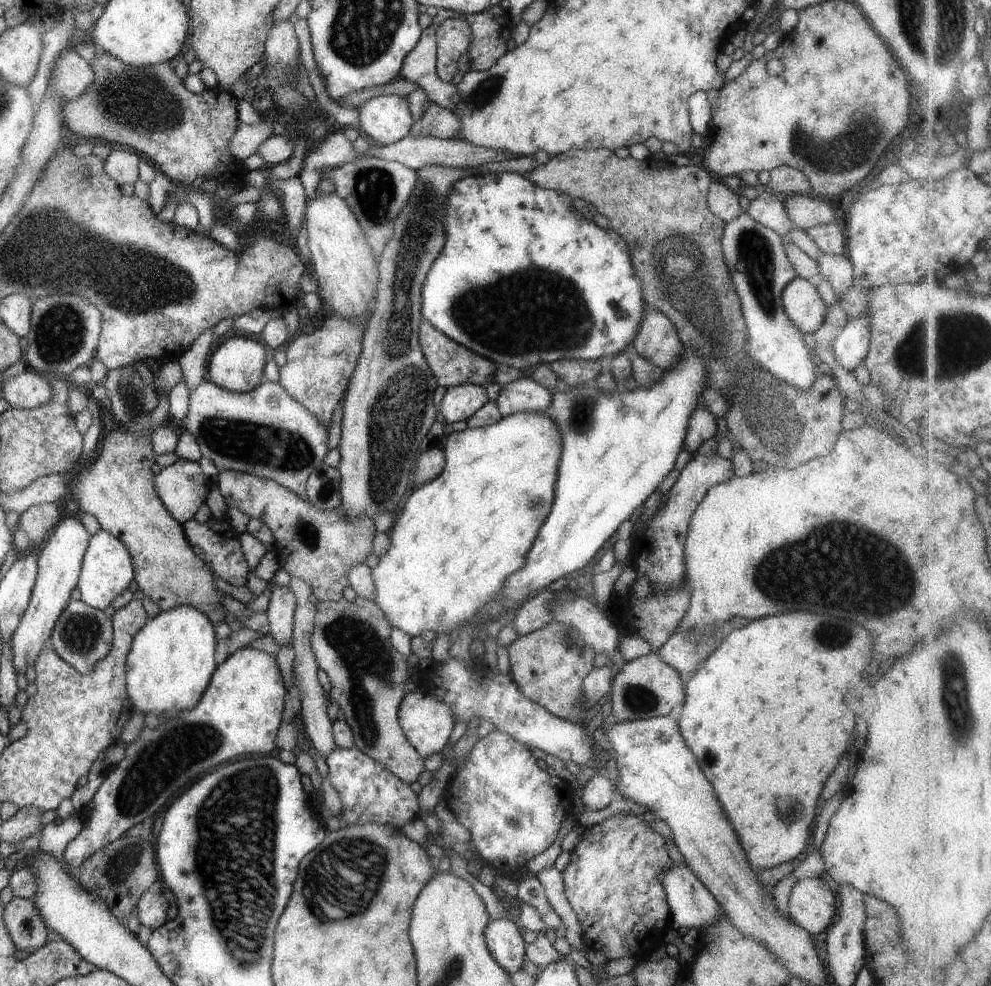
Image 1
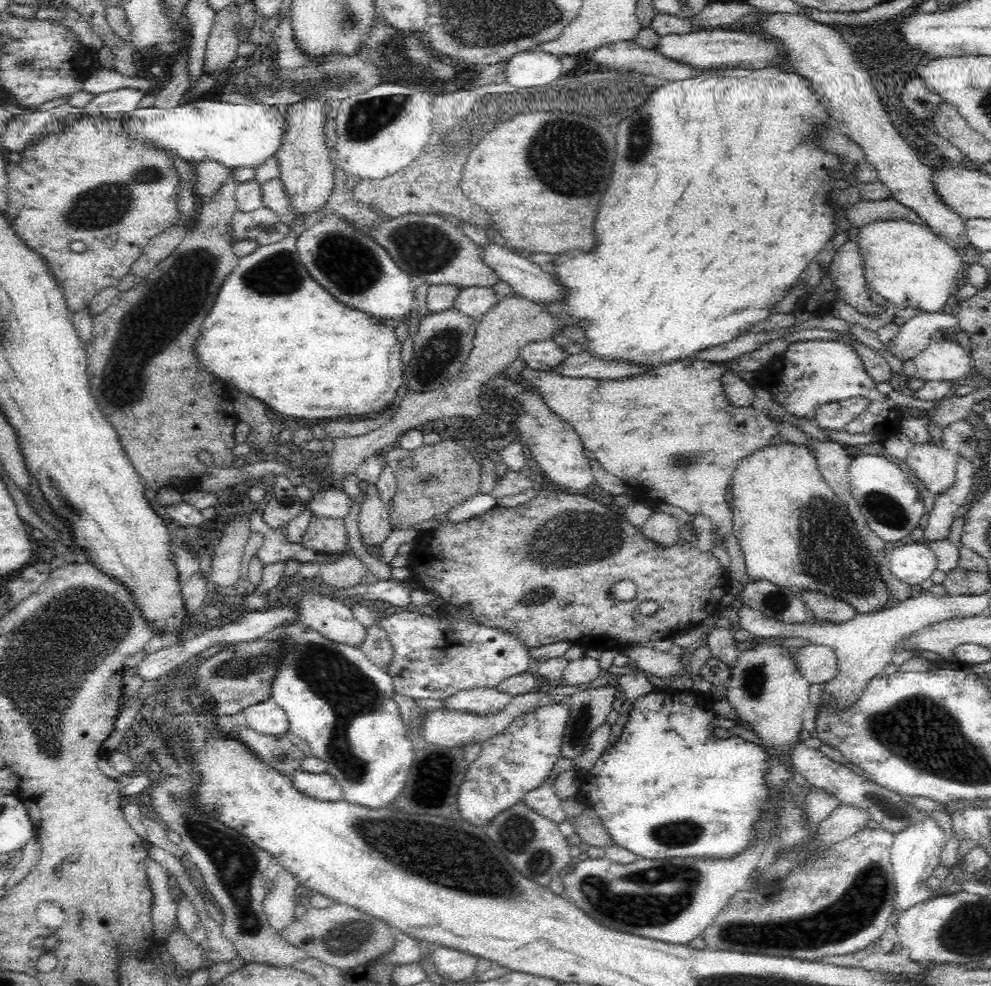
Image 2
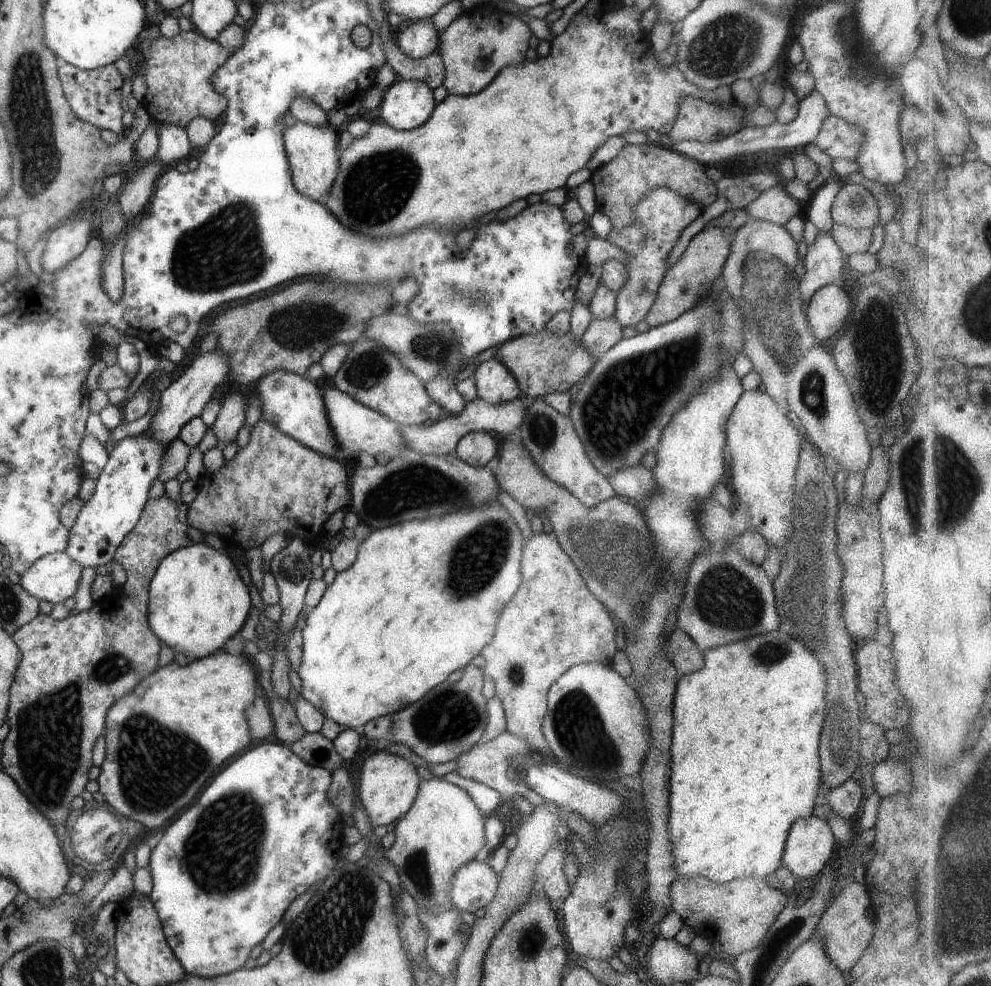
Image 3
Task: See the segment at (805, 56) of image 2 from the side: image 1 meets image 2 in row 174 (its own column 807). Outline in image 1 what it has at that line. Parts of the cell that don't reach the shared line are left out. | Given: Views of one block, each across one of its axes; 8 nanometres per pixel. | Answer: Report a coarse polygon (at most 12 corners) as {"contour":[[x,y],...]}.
{"contour":[[819,877],[797,879],[789,917],[810,936],[827,929],[835,895]]}

